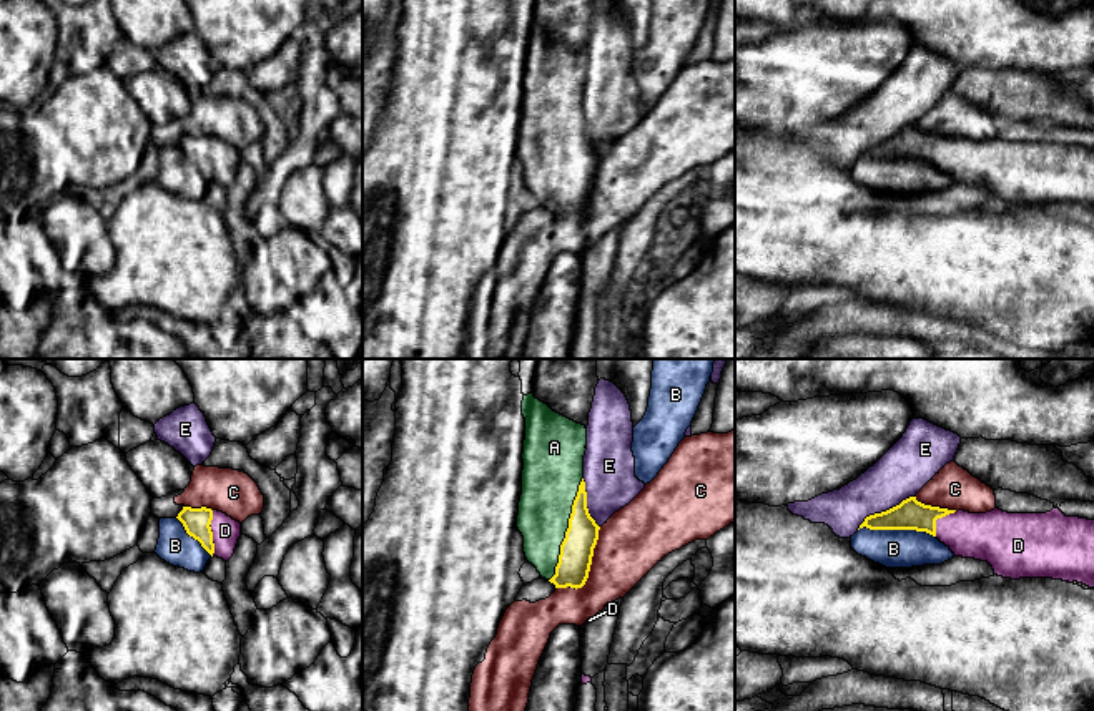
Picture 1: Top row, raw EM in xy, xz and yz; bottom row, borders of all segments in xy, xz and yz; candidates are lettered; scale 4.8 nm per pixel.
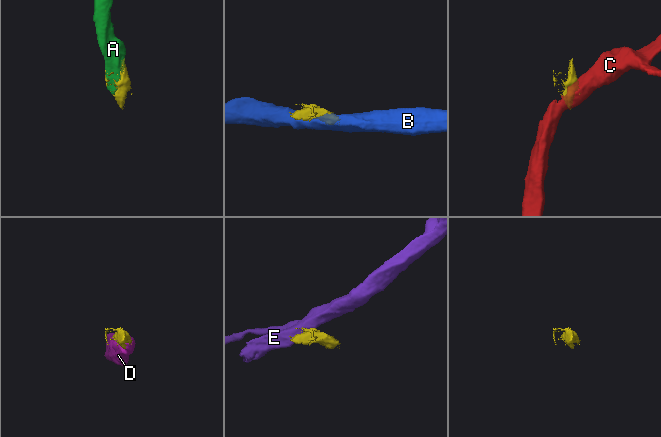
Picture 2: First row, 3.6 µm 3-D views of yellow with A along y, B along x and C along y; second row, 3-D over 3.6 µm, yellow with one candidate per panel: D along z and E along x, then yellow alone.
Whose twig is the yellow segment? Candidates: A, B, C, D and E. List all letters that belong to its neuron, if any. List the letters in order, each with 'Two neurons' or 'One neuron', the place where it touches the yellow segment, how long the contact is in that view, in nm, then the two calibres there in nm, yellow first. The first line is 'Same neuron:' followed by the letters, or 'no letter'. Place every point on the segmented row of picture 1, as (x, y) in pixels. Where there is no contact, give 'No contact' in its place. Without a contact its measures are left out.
Same neuron: A, D
A: One neuron. Touches yellow at xz (567, 529). Shared border 550 nm. Thickness 160 nm (yellow) against 280 nm
B: Two neurons. Touches yellow at yz (896, 529). Shared border 380 nm. Thickness 150 nm (yellow) against 190 nm
C: Two neurons. Touches yellow at xz (589, 568). Shared border 360 nm. Thickness 160 nm (yellow) against 320 nm
D: One neuron. Touches yellow at xy (211, 534). Shared border 220 nm. Thickness 130 nm (yellow) against 130 nm
E: Two neurons. Touches yellow at yz (883, 512). Shared border 320 nm. Thickness 150 nm (yellow) against 240 nm

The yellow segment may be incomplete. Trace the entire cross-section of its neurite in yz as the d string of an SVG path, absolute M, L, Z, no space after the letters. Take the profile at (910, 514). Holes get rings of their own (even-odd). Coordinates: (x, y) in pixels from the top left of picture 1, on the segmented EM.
M909 497L899 505L865 518L860 528L926 532L944 543L954 557L988 561L994 575L1011 580L1052 578L1094 588L1094 520L1066 517L1057 507L1046 513L986 513L924 505Z

